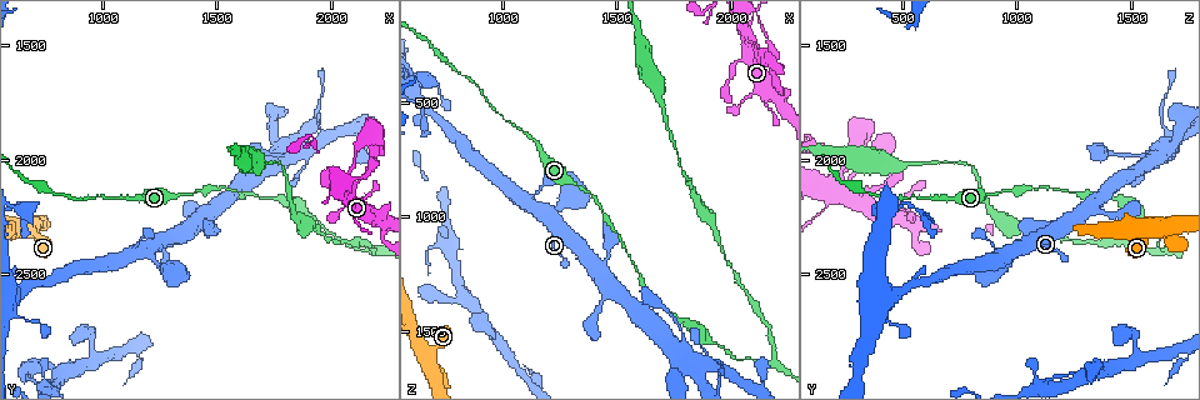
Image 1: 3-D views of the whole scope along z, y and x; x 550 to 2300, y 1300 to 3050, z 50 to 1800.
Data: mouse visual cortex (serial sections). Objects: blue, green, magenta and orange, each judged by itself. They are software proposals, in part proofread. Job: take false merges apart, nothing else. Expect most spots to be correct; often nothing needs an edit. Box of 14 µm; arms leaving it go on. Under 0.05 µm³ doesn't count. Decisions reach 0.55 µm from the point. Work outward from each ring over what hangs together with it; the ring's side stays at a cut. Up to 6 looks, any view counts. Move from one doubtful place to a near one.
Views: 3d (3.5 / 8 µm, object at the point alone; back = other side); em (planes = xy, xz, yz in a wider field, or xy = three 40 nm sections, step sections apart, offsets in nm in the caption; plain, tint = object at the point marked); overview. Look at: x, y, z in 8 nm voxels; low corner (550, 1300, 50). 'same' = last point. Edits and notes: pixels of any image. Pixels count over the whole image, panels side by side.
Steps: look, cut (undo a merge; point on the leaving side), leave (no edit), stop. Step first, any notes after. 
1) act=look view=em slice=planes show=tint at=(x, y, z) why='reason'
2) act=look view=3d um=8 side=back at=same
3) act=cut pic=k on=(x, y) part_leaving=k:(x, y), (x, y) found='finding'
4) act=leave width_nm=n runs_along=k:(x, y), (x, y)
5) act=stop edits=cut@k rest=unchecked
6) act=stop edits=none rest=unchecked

act=look view=3d um=3.5 at=(1860, 1960, 1650) why='abrupt turn'

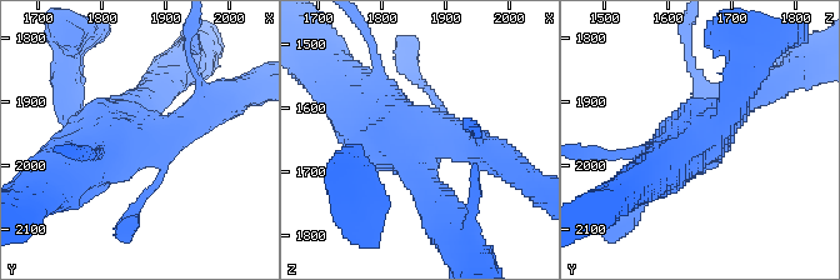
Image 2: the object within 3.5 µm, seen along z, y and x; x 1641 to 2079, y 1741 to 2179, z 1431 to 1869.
act=look view=em slice=xy step=2 show=tint at=(1860, 1955, 1650)

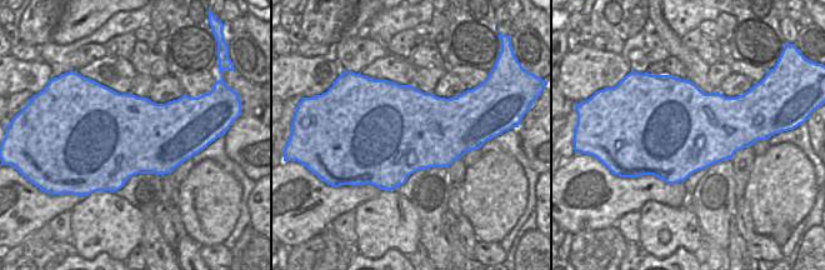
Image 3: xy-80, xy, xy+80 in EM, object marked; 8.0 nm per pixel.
act=leave runs_along=2:(335, 80), (409, 141), (470, 144) found='all the same cell'

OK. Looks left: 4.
act=look view=3d um=3.5 at=(2180, 2390, 1640) why='abrupt turn'

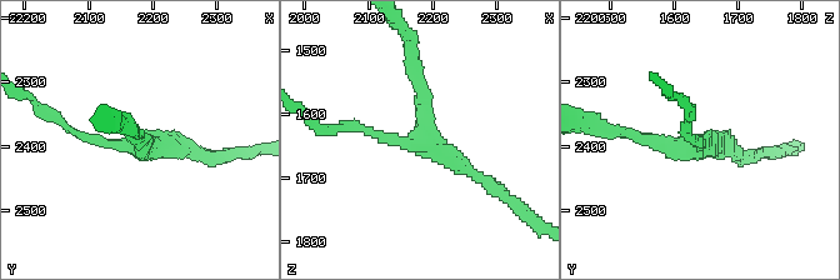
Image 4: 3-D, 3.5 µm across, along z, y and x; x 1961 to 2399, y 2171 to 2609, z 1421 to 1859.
act=look view=em slice=xy step=1 show=tint at=(2175, 2400, 1640) arms=3 arm_widths_nm=100,200,200

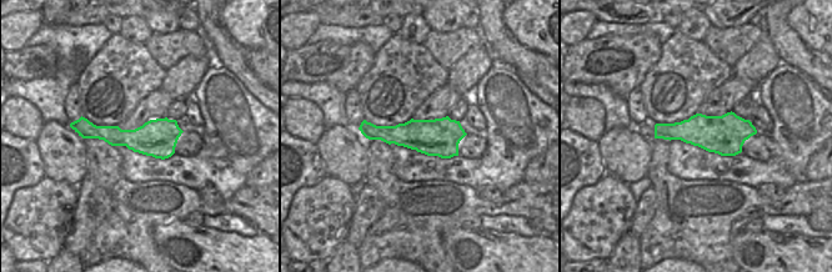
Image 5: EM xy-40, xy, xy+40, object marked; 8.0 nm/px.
act=look view=em slice=planes show=tint at=same

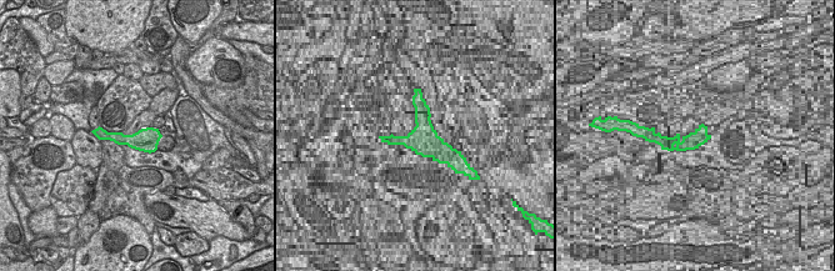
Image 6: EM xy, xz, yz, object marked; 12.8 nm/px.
act=leave runs_along=4:(343, 129), (423, 135), (415, 64) found='continuous, no second cell'

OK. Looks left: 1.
act=stop edits=none rest=unchecked

